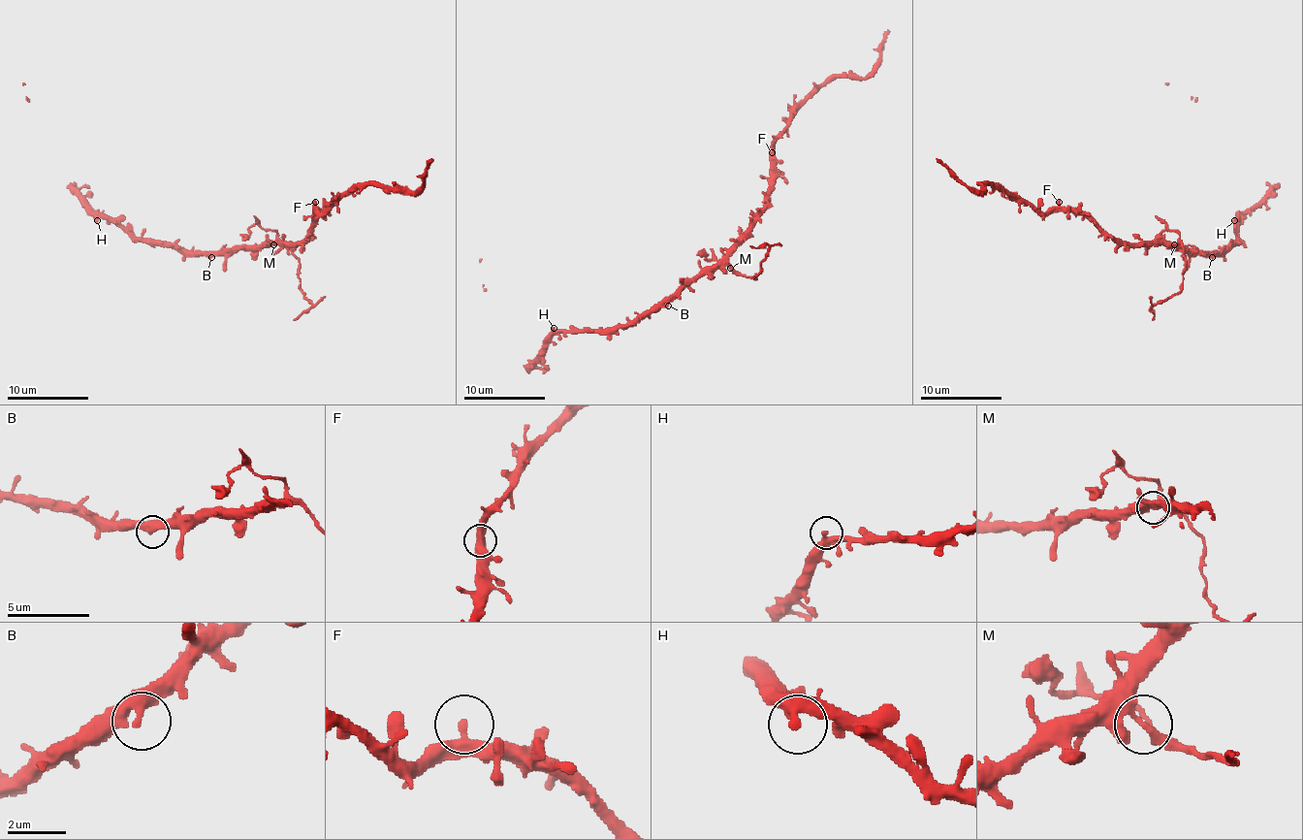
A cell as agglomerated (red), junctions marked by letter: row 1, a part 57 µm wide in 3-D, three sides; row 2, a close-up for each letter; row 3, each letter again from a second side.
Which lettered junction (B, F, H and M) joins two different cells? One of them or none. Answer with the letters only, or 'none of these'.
M

